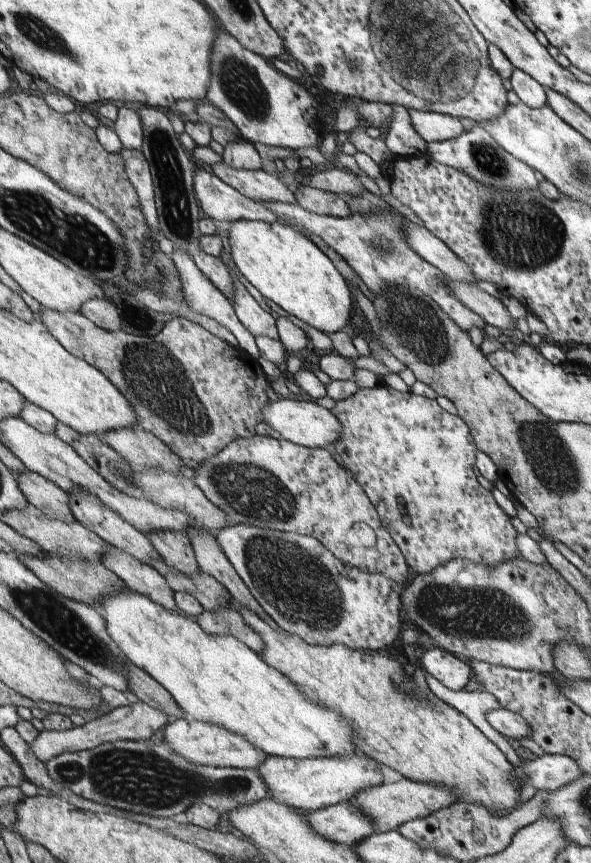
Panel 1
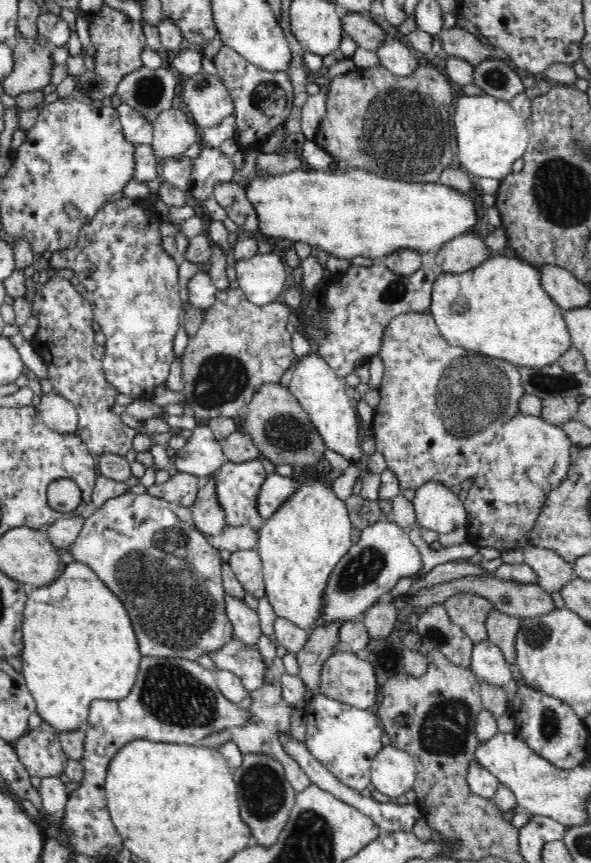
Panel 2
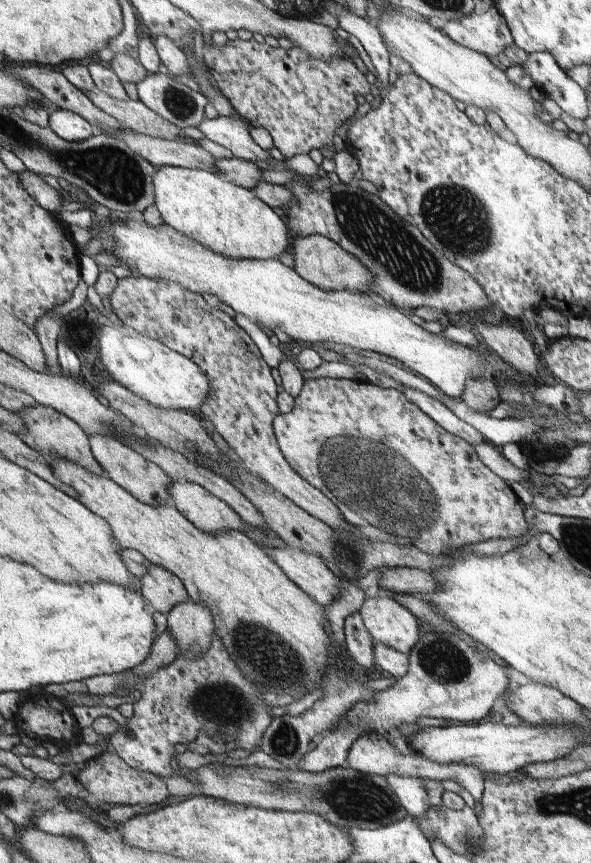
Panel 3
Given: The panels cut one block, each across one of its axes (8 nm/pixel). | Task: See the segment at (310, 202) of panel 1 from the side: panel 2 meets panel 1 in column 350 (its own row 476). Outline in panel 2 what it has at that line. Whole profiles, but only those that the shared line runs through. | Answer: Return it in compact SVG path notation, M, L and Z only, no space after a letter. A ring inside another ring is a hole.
M216 476L208 478L210 482L204 488L200 488L198 498L192 506L192 520L200 534L204 534L206 538L216 538L226 528L226 512L222 510L216 498Z

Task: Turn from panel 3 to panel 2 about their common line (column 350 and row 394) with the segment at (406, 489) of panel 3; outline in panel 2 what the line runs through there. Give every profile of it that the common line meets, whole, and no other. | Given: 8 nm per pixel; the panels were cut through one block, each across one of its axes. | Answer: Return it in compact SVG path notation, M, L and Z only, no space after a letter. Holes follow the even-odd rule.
M412 312L390 320L378 356L384 362L384 378L380 386L382 400L374 408L372 434L376 452L386 458L388 470L398 476L400 490L418 490L426 482L438 482L452 490L476 476L480 456L490 460L490 456L502 448L502 444L494 444L498 424L520 414L518 400L526 394L526 390L522 386L518 366L492 356L482 356L480 352L450 346L442 338L430 312Z

